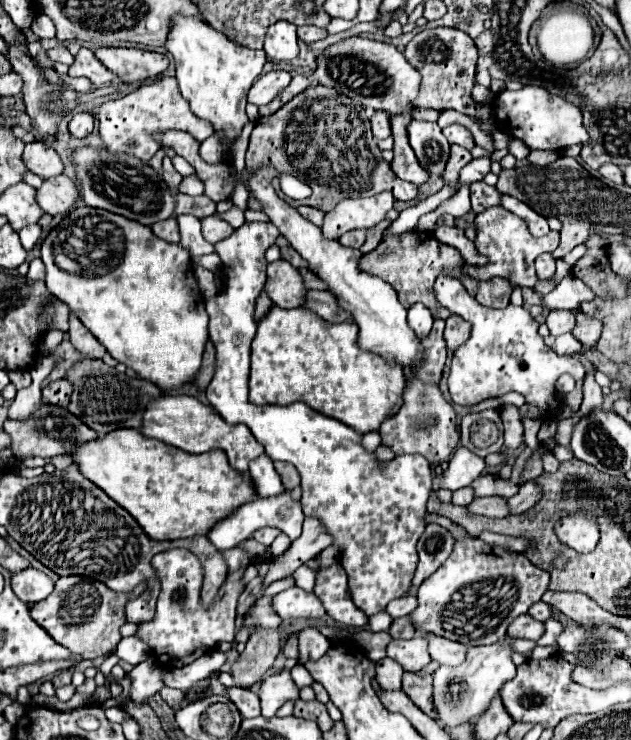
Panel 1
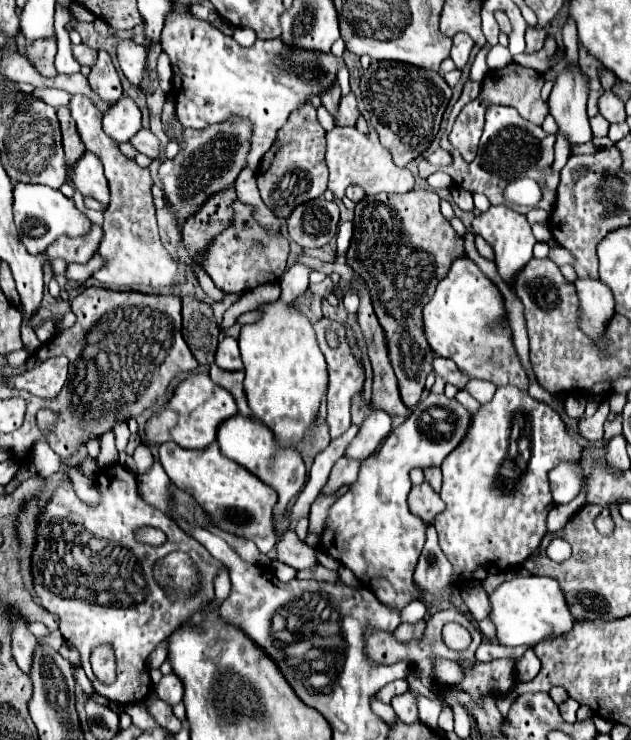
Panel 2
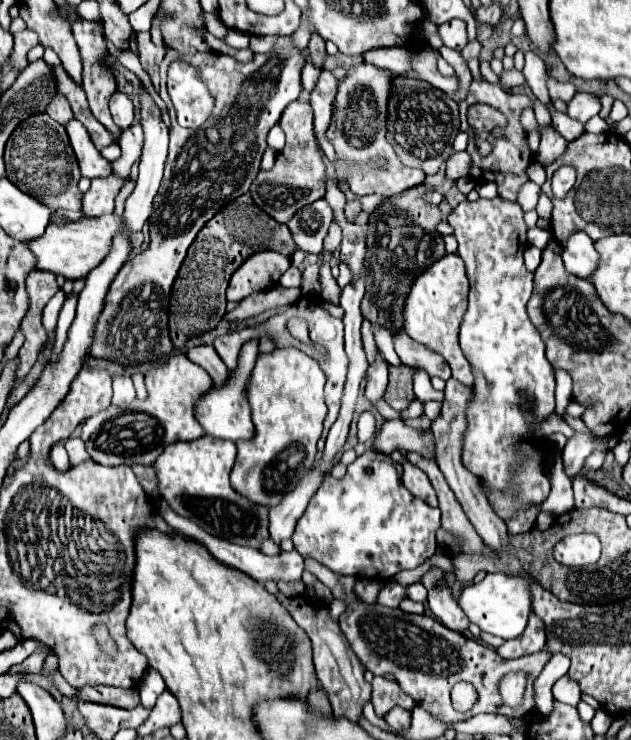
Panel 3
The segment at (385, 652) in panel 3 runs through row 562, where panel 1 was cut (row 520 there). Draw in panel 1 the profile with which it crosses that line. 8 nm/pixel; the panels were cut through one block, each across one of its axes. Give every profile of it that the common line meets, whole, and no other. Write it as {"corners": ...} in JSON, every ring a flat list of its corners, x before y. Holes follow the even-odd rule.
{"corners":[[306,518,302,536,292,542,292,546,288,548,288,552,284,556,270,562,270,570,264,578,262,590,268,588,276,580,292,576,298,566,302,566,306,560,318,556,326,546,330,546,330,542,332,542,332,538,326,534,326,528,322,526,322,522,318,518]]}

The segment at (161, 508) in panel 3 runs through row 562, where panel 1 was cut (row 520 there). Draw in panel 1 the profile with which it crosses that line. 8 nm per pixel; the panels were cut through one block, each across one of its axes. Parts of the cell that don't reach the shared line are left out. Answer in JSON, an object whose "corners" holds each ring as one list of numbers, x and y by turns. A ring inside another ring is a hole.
{"corners":[[284,490,284,492,278,494,278,496,260,498,260,500,256,500,256,502,244,504,242,508,236,510,236,514,232,514,232,518,224,518,224,522,218,522,218,524,212,528,212,532,208,534,208,538,210,538,210,542,212,542,218,550,228,550,228,548,238,546,242,540,250,538,250,534,259,528,272,527,280,528,284,534,288,534,292,540,296,540,296,538,300,536,302,522,304,522,304,514,302,514,300,502,292,500,290,490]]}

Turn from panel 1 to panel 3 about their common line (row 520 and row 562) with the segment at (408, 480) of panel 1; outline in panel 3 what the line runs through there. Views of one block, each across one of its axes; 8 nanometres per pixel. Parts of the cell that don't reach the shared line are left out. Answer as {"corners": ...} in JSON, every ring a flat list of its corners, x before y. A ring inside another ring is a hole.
{"corners":[[368,450,358,456,342,480,326,476,314,498,310,500,304,516,298,520,292,542,294,548,306,558,312,556,336,574,348,574,358,578,390,580,400,570,412,570,424,564,436,552,436,530,440,528,440,508,432,508,420,498,406,492,400,480,400,466,390,456]]}

